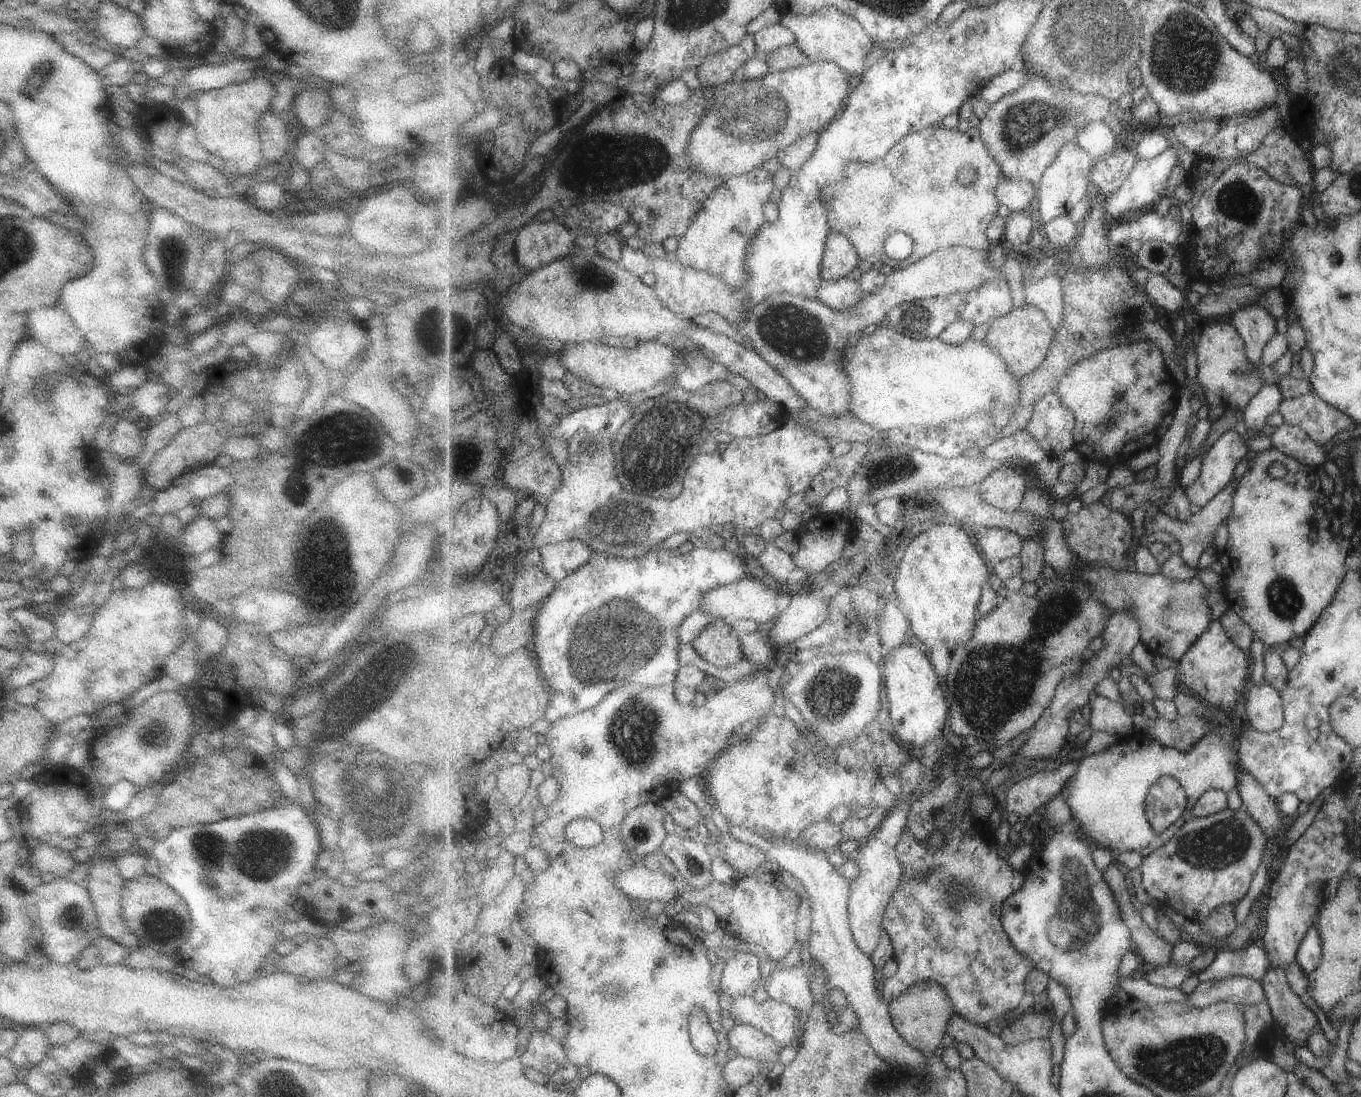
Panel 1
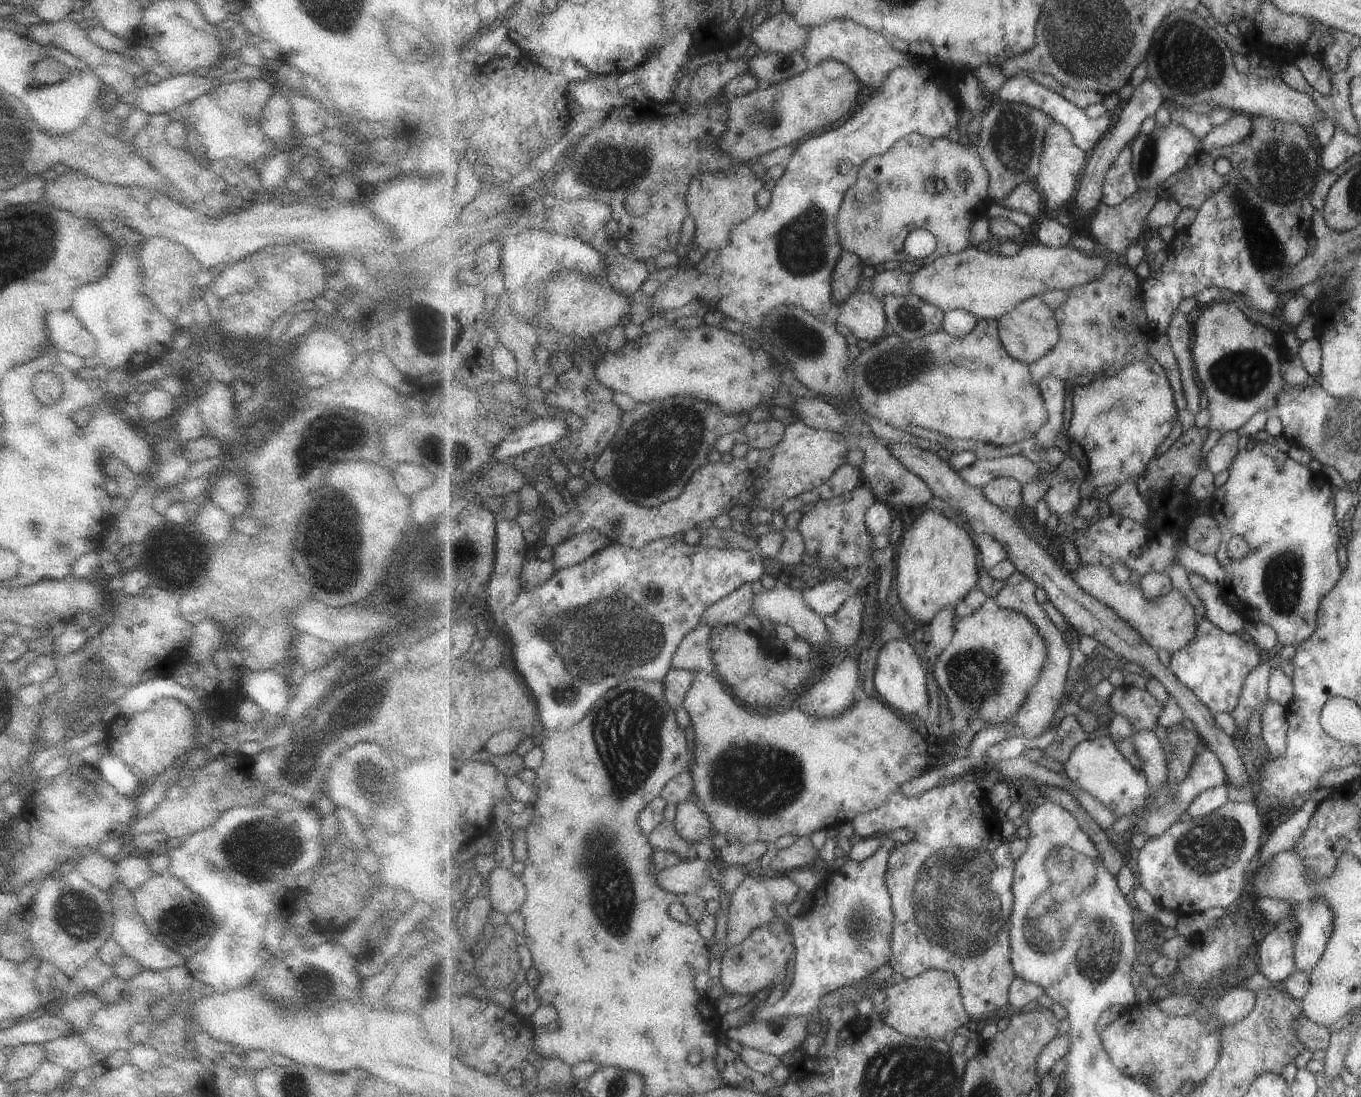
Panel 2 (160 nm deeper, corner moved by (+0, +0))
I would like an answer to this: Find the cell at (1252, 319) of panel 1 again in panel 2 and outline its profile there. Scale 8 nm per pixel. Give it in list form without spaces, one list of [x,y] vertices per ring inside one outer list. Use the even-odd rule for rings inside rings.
[[[1235,180],[1231,184],[1226,184],[1225,188],[1216,192],[1198,208],[1195,220],[1188,226],[1188,237],[1183,245],[1182,254],[1170,254],[1154,276],[1141,280],[1151,334],[1167,334],[1183,298],[1195,297],[1203,288],[1209,286],[1229,288],[1246,296],[1252,304],[1251,308],[1275,314],[1275,310],[1279,310],[1277,281],[1308,256],[1309,239],[1315,236],[1312,227],[1315,211],[1311,198],[1283,204],[1269,196],[1263,200],[1257,194],[1257,189],[1251,188],[1247,180]]]

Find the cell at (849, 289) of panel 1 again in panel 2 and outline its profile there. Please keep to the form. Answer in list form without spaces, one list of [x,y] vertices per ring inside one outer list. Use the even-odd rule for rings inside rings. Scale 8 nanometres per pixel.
[[[857,289],[844,303],[835,305],[830,316],[846,326],[857,339],[871,344],[890,332],[882,299]]]

